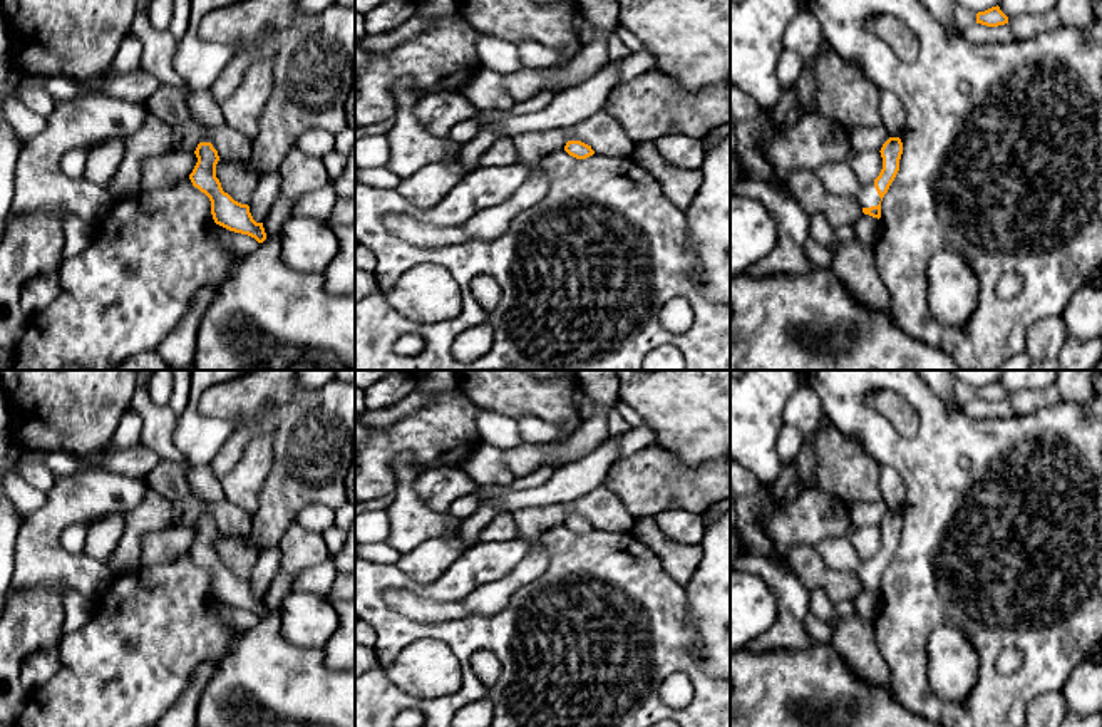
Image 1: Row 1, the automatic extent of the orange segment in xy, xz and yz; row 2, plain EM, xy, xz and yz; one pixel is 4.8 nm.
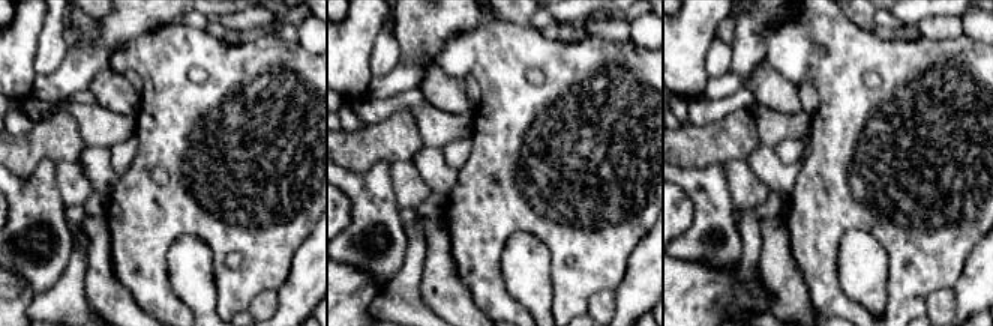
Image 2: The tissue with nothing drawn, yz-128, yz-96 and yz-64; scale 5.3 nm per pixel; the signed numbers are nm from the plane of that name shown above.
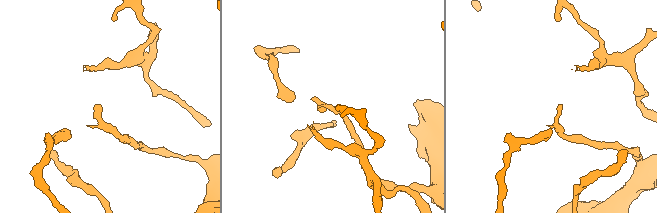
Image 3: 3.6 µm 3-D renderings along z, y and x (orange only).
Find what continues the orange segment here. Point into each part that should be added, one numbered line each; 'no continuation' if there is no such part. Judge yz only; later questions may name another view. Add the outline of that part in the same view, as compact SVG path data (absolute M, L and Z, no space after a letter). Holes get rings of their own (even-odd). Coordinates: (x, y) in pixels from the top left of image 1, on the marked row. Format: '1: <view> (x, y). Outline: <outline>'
1: yz (838, 178). Outline: M849 161L822 164L814 171L824 189L836 196L852 196L863 208L878 206L881 198L874 184L861 184Z

